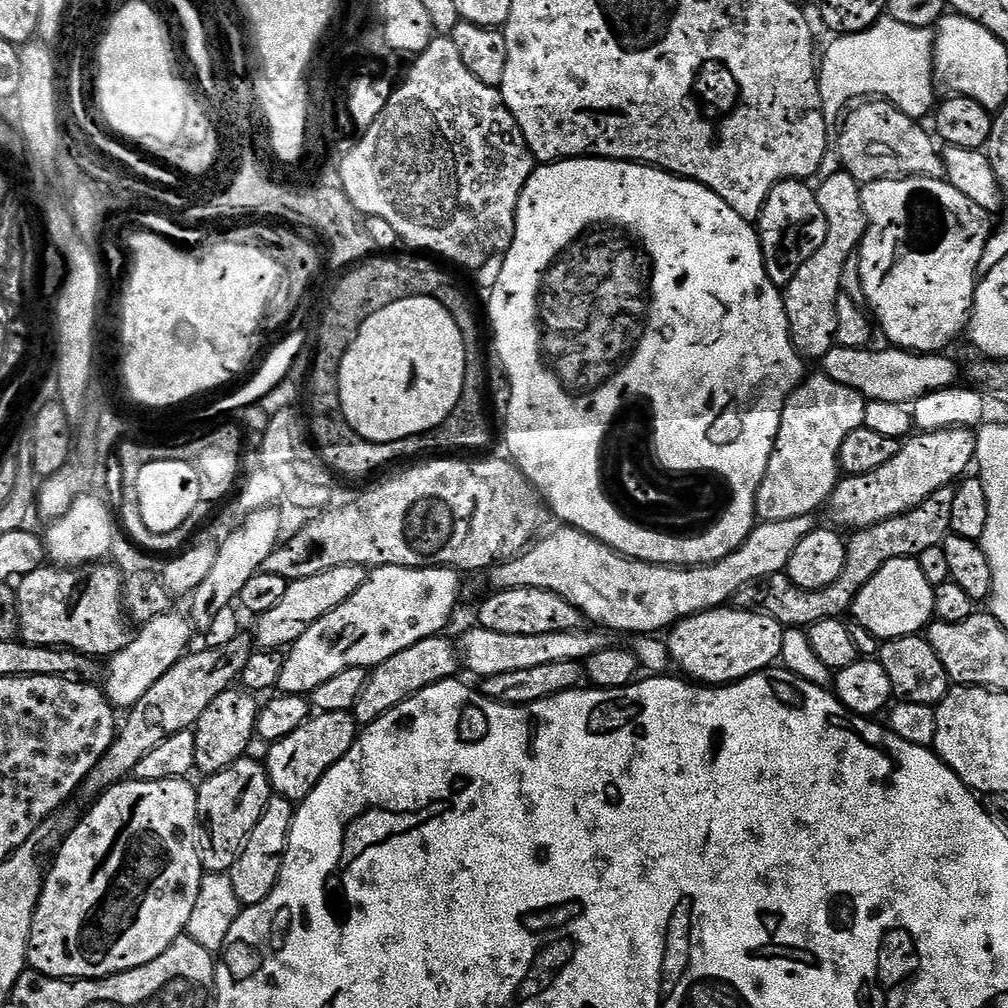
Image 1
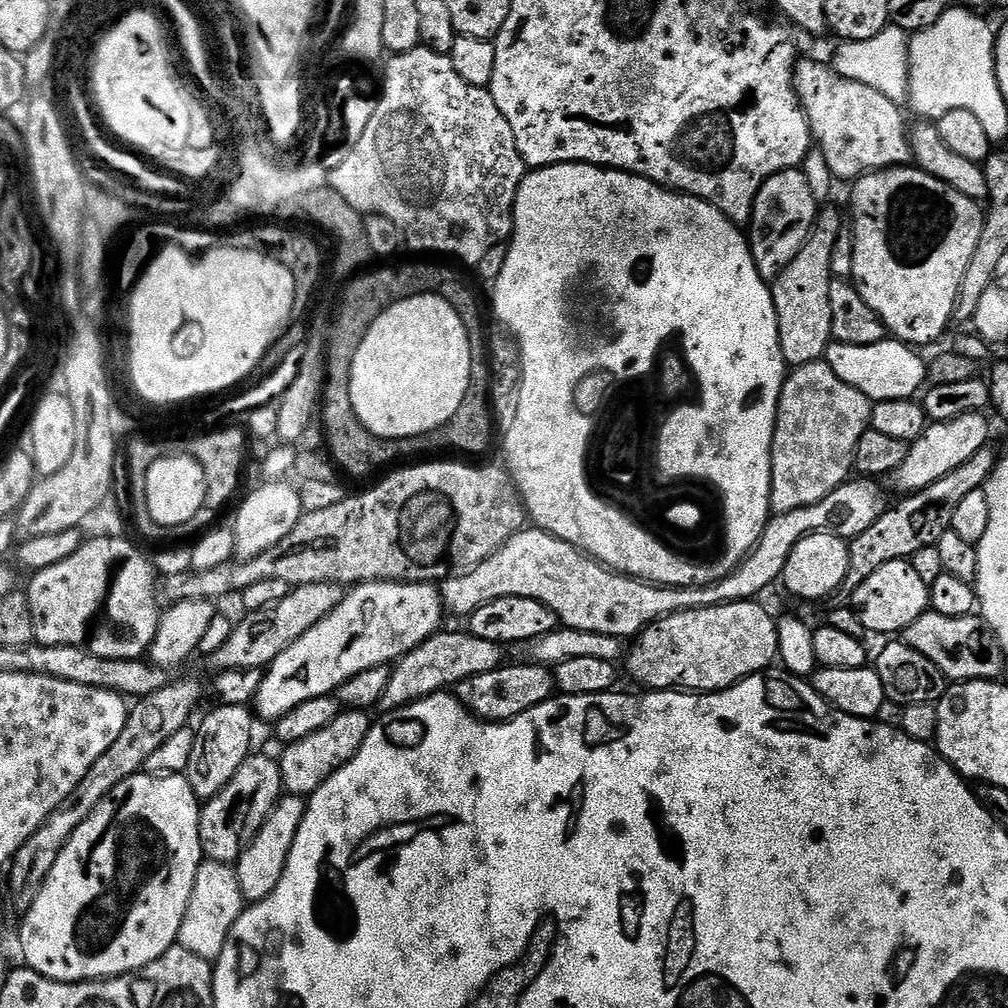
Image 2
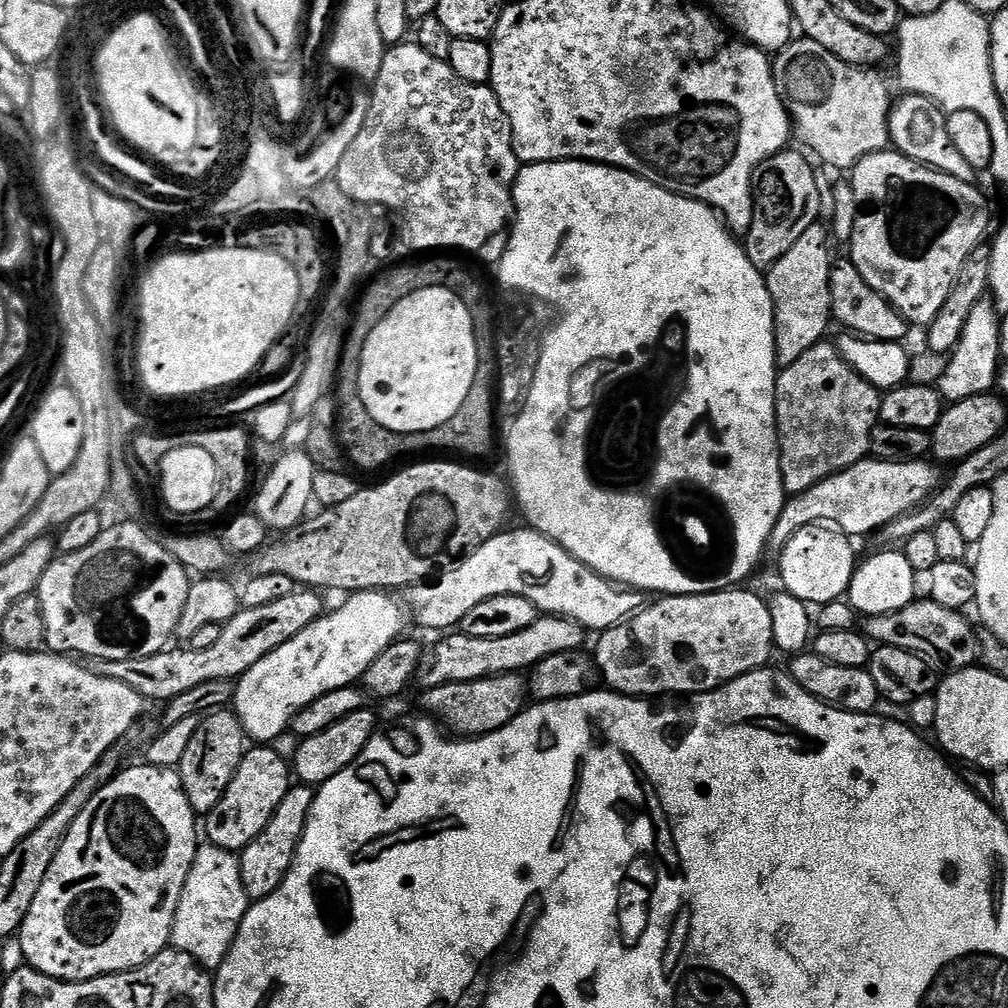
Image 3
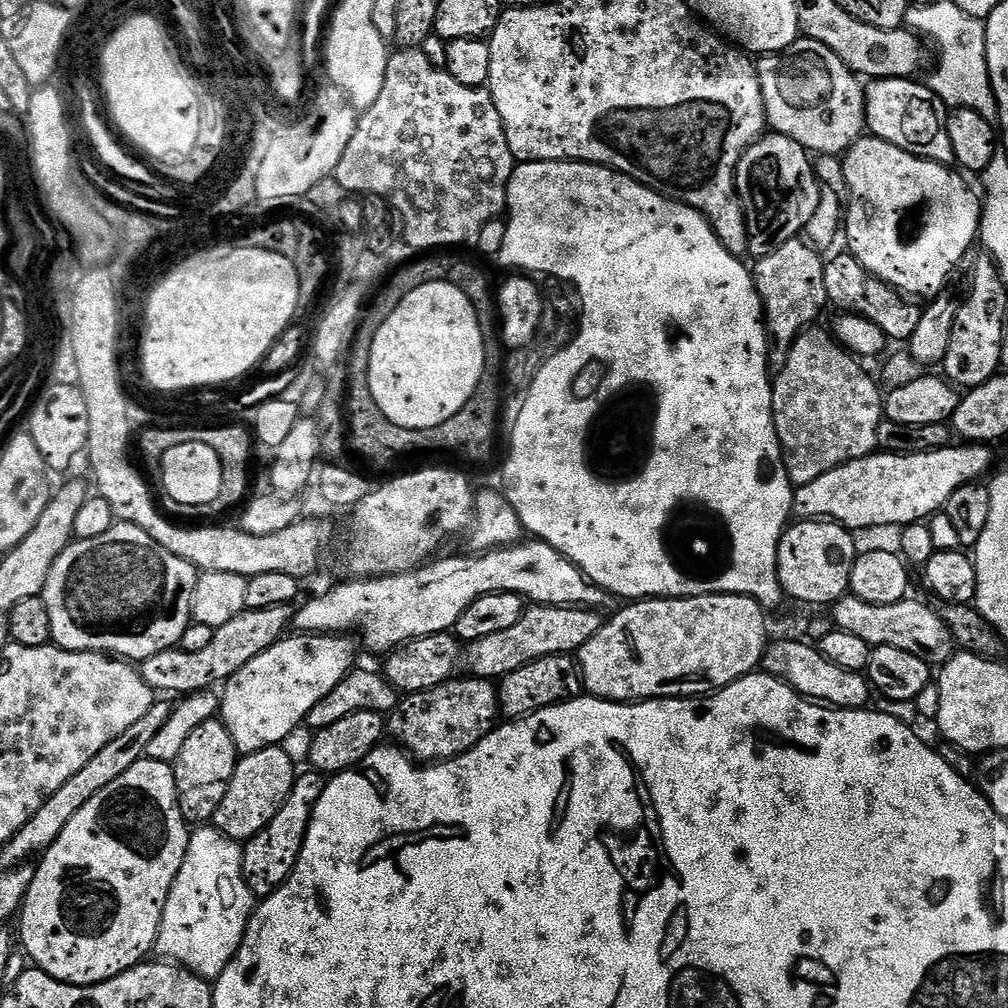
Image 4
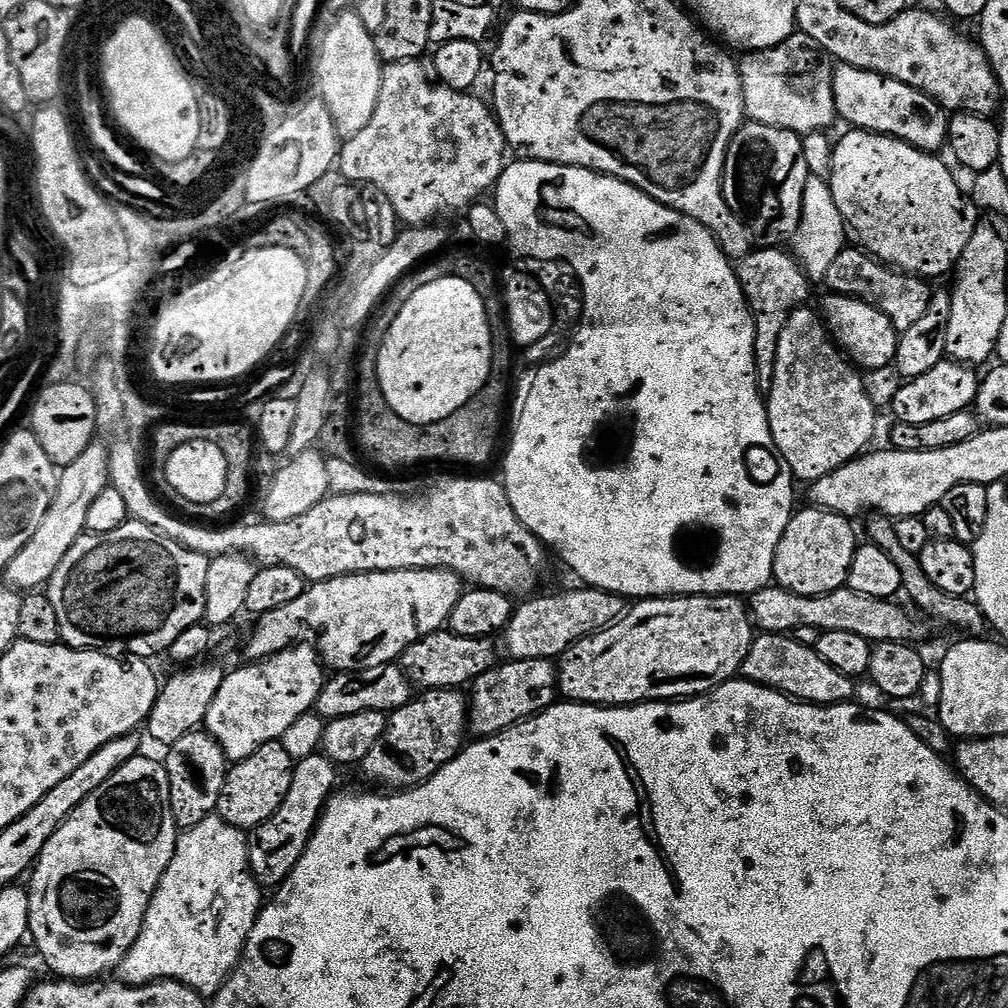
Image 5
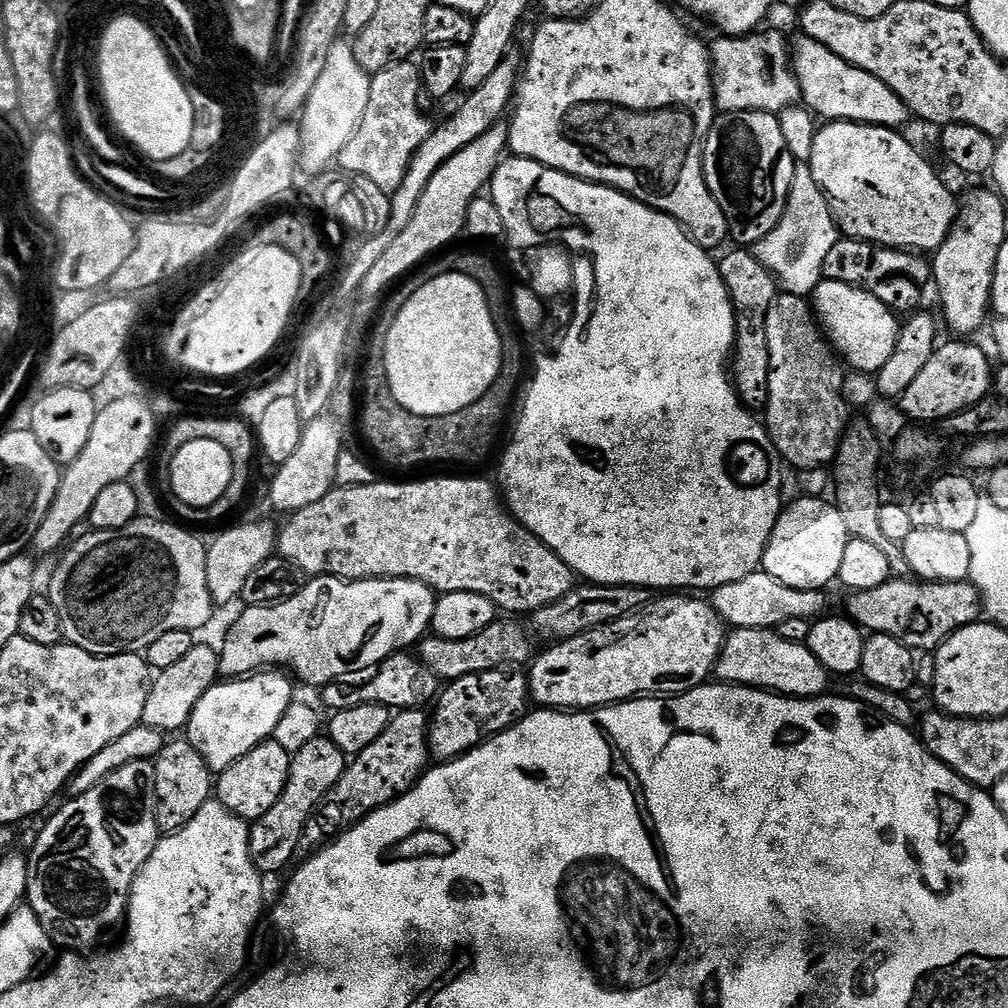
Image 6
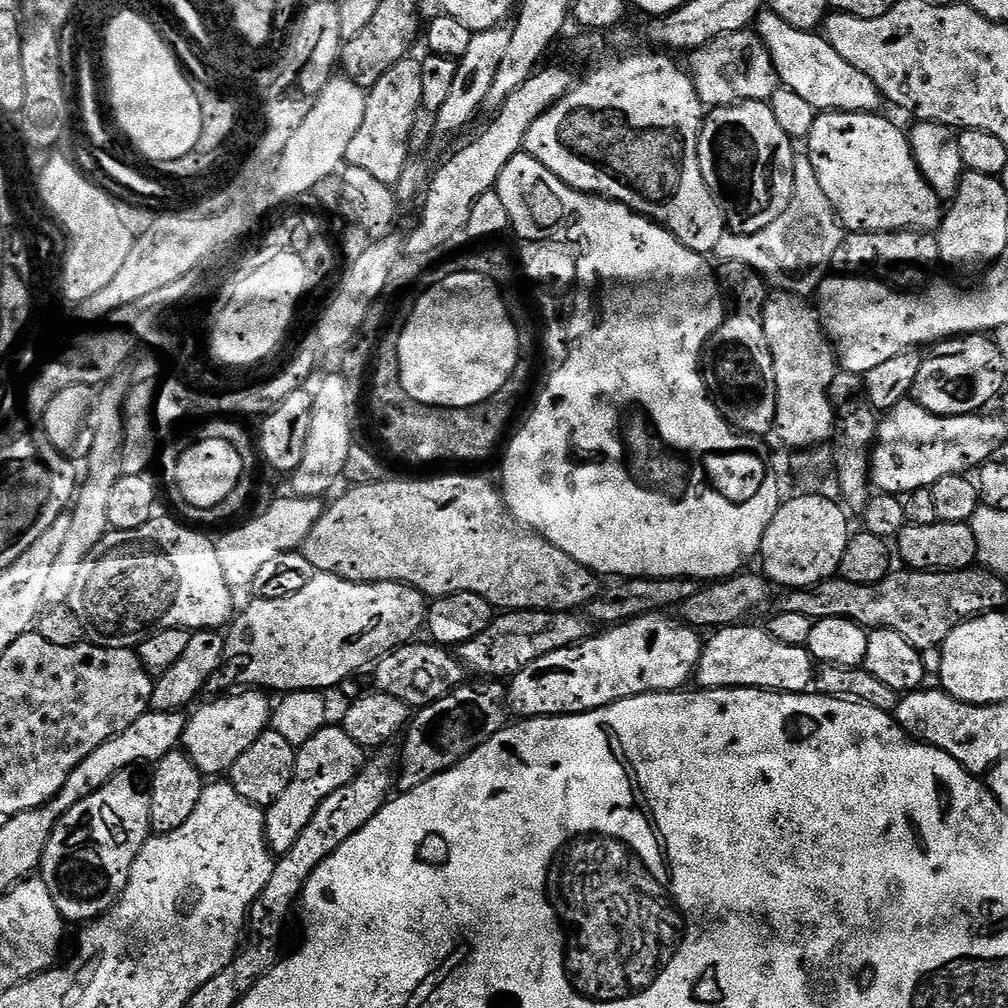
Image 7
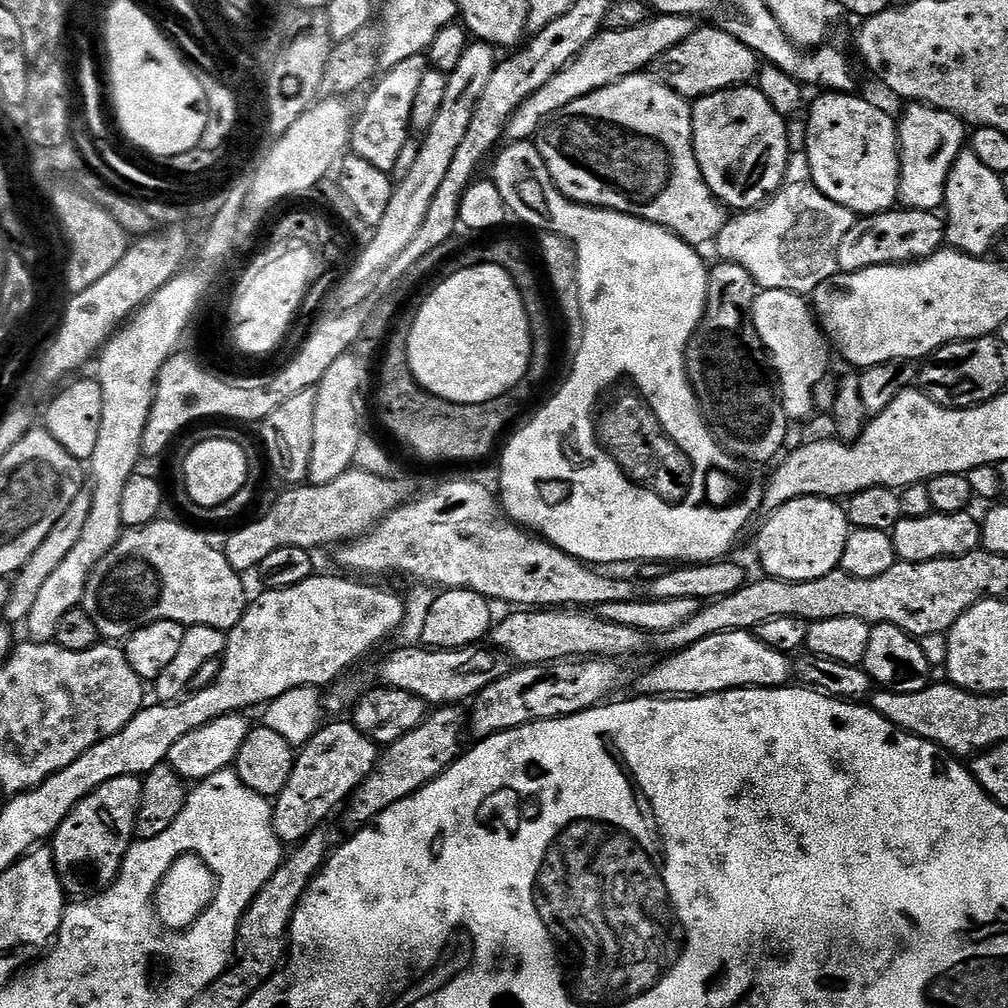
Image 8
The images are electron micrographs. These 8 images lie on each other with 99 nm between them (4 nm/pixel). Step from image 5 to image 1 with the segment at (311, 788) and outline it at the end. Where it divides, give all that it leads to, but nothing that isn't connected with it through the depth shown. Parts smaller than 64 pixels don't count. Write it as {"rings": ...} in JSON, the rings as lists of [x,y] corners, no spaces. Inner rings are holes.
{"rings":[[[273,794],[268,799],[268,805],[262,818],[258,818],[258,826],[254,826],[242,854],[234,862],[230,873],[234,894],[238,894],[241,905],[261,904],[272,893],[276,883],[280,881],[284,851],[288,849],[288,839],[296,817],[296,810],[297,805],[285,796]]]}

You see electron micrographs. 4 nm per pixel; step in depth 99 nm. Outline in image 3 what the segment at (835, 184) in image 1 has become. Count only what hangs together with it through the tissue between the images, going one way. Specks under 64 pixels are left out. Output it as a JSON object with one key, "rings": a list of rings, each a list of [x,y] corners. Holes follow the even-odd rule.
{"rings":[[[814,223],[810,230],[806,230],[806,234],[802,234],[802,238],[798,238],[798,242],[794,242],[794,246],[790,246],[790,250],[786,250],[786,254],[782,254],[782,258],[778,258],[778,262],[774,262],[772,268],[767,269],[768,289],[774,302],[776,363],[780,368],[794,366],[794,362],[798,362],[798,358],[802,358],[802,354],[806,354],[810,346],[821,343],[827,337],[824,335],[827,334],[828,324],[830,325],[832,320],[830,274],[834,263],[834,255],[832,256],[831,250],[828,249],[828,240],[830,244],[829,229],[823,223]]]}

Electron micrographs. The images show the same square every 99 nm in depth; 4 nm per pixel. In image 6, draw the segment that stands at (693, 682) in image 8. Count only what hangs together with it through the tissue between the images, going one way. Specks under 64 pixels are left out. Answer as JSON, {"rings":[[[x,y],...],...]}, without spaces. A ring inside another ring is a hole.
{"rings":[[[766,628],[735,629],[727,637],[724,649],[720,652],[720,661],[716,664],[715,675],[726,684],[739,684],[742,688],[759,688],[793,698],[815,698],[825,695],[829,691],[828,680],[830,681],[829,672],[822,666],[822,662],[818,662],[818,658],[814,658],[807,644],[795,644],[782,638],[779,631]]]}

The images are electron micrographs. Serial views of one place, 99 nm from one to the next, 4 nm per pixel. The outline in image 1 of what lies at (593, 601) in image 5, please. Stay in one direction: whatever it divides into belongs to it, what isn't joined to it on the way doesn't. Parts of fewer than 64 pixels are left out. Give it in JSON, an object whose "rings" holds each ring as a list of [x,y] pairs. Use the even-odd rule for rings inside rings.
{"rings":[[[443,635],[431,636],[422,642],[414,642],[414,646],[406,646],[406,650],[398,650],[394,658],[386,658],[386,662],[377,664],[371,669],[368,685],[362,690],[354,709],[357,725],[367,726],[378,722],[382,714],[399,708],[400,704],[415,692],[426,690],[426,686],[434,686],[443,680],[451,680],[461,671],[462,657],[457,645],[444,640]]]}

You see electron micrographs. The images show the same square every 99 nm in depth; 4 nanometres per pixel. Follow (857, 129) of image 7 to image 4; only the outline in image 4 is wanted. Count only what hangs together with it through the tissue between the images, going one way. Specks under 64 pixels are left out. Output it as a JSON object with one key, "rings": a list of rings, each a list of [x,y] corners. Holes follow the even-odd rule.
{"rings":[[[871,134],[849,148],[842,159],[848,196],[856,199],[861,208],[860,216],[852,216],[849,220],[847,217],[846,220],[847,251],[855,260],[862,262],[870,274],[909,298],[941,295],[949,287],[952,271],[963,262],[972,243],[977,243],[982,215],[981,197],[977,193],[975,196],[971,186],[963,180],[965,177],[959,171],[951,172],[953,169],[949,165],[924,160]]]}

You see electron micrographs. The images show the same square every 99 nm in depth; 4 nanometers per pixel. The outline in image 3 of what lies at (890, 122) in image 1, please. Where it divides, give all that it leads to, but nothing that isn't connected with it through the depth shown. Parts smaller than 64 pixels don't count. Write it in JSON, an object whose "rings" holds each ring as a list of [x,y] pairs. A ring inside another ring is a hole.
{"rings":[[[807,38],[793,39],[775,53],[772,77],[784,109],[792,117],[795,135],[817,161],[825,160],[829,169],[851,170],[862,158],[889,147],[888,113],[894,100],[888,97],[887,82],[872,71],[876,70],[842,62],[826,46]]]}

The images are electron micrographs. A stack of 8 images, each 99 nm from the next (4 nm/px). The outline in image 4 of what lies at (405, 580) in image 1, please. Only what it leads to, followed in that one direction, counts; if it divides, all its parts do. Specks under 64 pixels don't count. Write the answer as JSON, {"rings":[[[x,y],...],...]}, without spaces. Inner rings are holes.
{"rings":[[[288,634],[279,640],[270,650],[262,650],[258,658],[250,658],[238,674],[229,678],[222,688],[218,719],[230,730],[230,738],[234,738],[237,753],[247,754],[263,748],[280,746],[288,734],[301,727],[307,721],[310,710],[342,682],[342,678],[353,671],[352,659],[356,656],[356,648],[349,637],[344,634]]]}

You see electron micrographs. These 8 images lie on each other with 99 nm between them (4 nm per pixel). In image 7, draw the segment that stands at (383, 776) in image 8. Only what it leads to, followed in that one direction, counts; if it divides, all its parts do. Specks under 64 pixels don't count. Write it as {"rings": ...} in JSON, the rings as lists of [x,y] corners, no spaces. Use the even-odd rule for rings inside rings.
{"rings":[[[465,682],[449,696],[438,698],[438,702],[427,704],[411,717],[403,733],[404,745],[398,756],[398,788],[401,793],[414,790],[430,778],[461,764],[471,752],[478,750],[494,734],[504,729],[510,720],[510,709],[506,703],[506,688],[500,682]]]}

